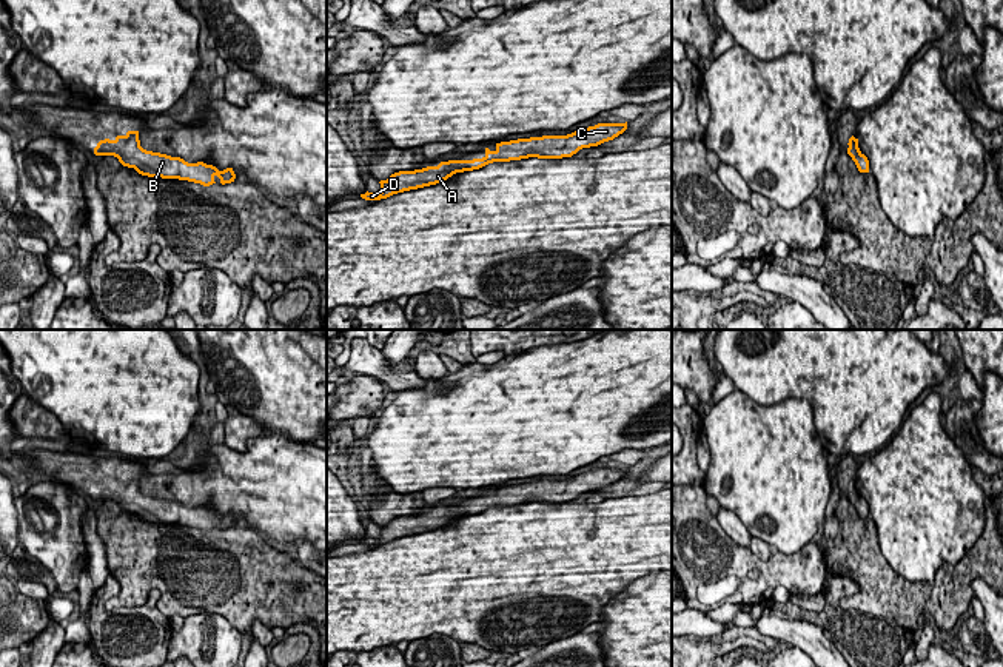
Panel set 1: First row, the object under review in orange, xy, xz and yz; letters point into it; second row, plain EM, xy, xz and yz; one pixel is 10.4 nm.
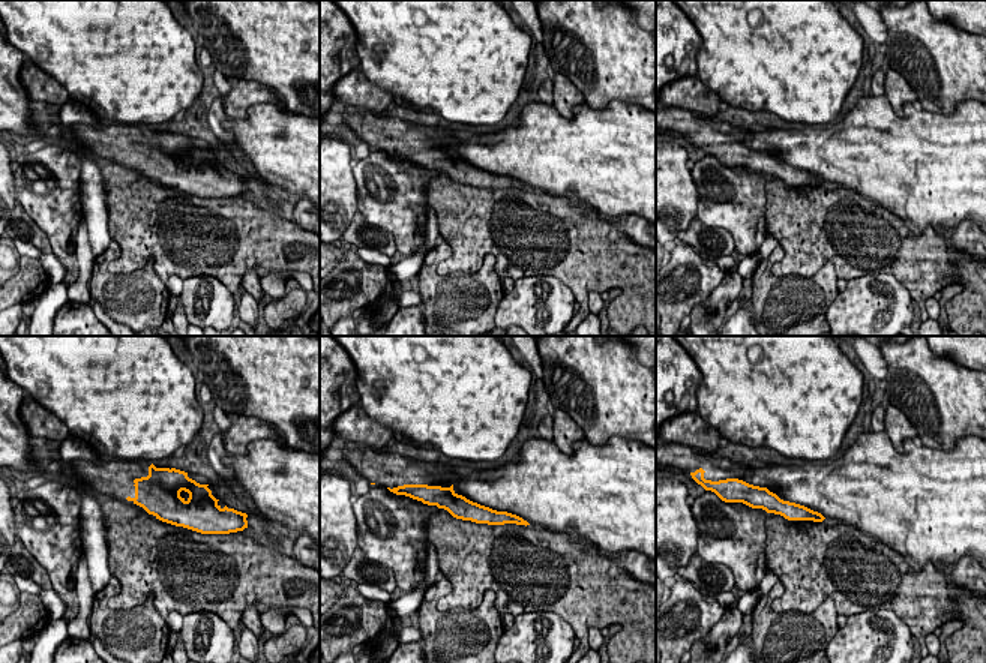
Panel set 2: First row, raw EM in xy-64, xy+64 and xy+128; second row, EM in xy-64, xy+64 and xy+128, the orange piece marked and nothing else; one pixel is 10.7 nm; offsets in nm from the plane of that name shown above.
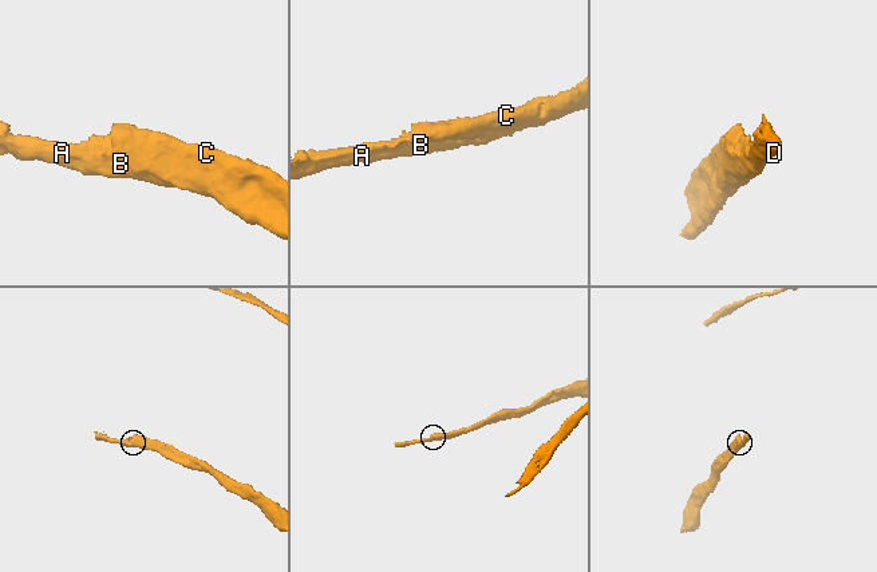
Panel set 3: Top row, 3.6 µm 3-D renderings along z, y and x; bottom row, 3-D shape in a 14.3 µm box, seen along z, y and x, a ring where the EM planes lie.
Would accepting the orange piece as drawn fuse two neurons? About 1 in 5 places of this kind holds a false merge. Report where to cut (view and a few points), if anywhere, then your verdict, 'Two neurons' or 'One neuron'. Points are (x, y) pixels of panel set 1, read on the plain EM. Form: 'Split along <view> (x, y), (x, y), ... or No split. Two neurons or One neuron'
No split. One neuron

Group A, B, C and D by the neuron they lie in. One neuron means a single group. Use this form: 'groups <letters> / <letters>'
groups A B C D

